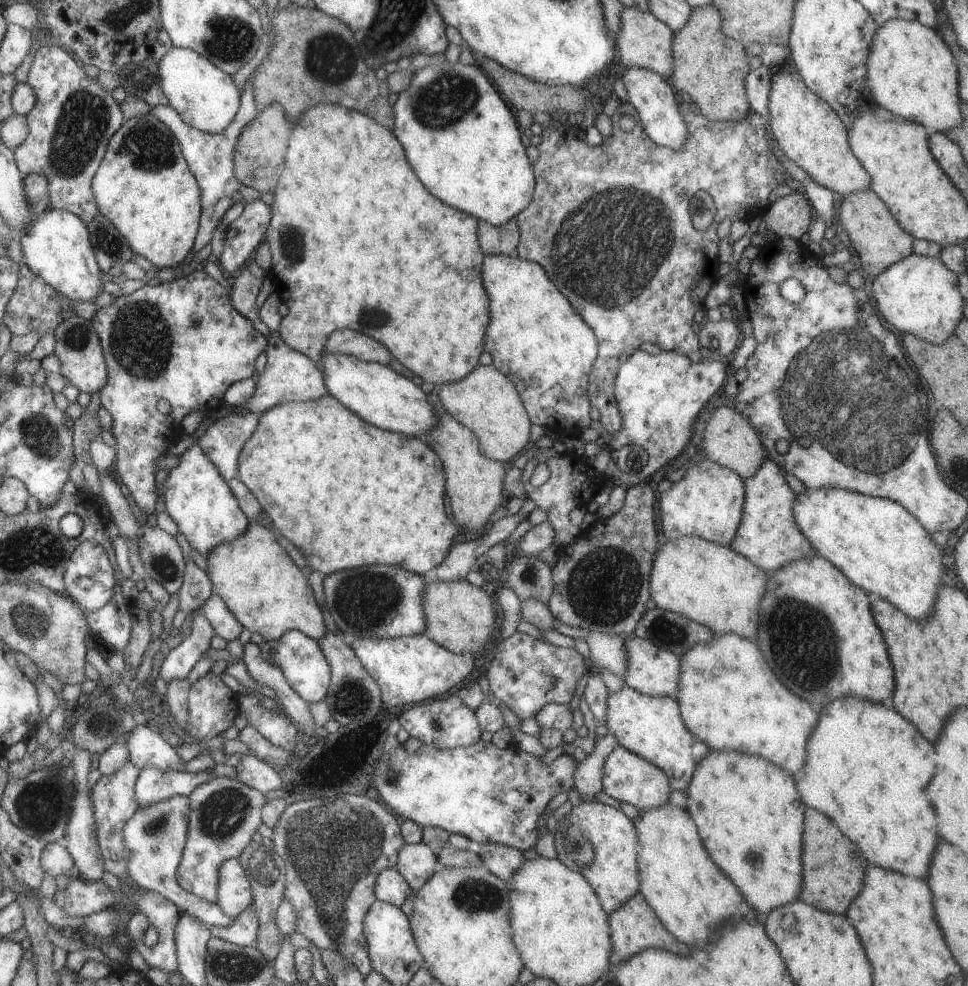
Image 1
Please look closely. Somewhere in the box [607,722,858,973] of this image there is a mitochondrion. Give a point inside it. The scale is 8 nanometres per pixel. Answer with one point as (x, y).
(750, 855)

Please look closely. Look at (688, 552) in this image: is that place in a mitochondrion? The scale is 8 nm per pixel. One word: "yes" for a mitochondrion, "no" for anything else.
no

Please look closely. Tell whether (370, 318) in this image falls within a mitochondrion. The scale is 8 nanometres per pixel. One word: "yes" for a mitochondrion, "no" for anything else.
yes

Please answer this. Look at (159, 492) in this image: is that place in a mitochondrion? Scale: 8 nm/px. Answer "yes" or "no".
no

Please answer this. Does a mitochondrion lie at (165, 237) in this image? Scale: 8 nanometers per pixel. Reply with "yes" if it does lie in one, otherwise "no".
no

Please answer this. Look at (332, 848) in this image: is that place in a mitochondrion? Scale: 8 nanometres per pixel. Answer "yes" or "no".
yes

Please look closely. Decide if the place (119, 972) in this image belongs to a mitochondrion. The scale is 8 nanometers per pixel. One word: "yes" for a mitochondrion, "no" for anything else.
no

